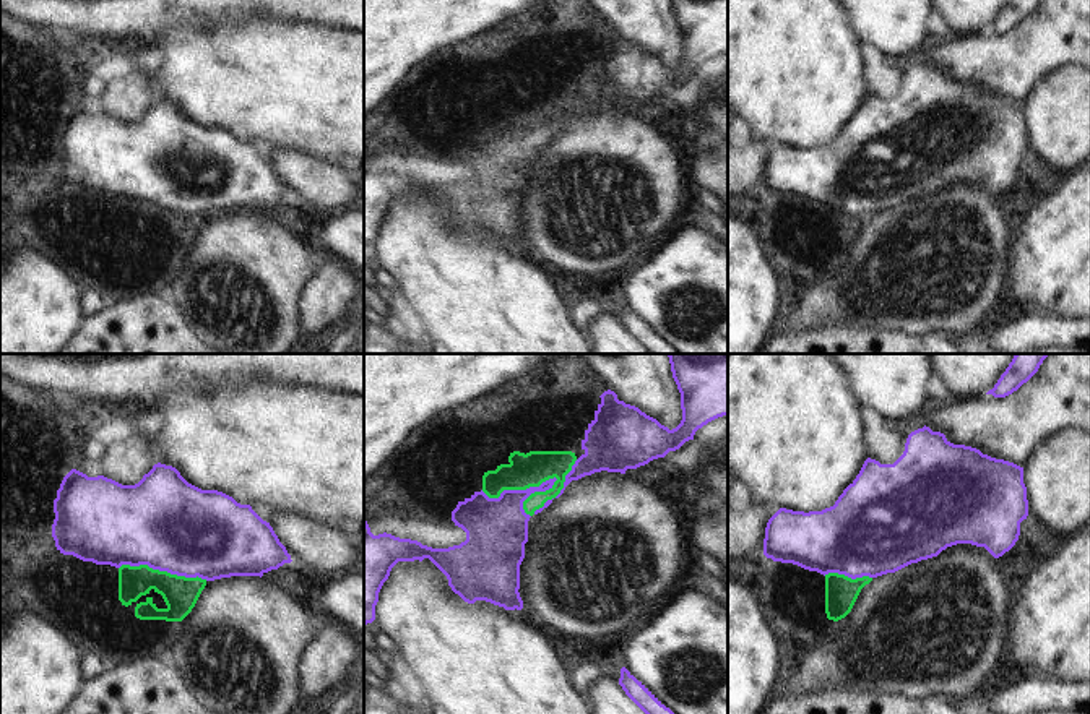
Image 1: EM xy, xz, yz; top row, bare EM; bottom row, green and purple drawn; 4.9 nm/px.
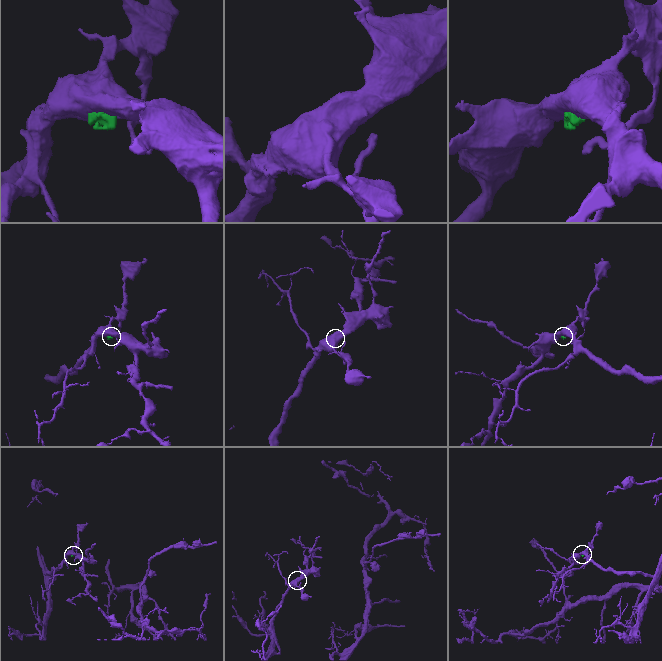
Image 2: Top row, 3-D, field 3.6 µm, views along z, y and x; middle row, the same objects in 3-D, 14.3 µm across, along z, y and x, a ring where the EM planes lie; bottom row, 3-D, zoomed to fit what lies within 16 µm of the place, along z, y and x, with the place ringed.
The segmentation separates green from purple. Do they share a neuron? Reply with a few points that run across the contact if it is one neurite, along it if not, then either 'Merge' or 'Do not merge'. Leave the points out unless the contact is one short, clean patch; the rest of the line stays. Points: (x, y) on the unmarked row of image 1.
Merge.

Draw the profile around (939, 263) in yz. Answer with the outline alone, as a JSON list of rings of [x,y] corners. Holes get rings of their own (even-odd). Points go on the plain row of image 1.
[[[1027,156],[1015,182],[999,195],[984,183],[957,180],[937,193],[872,214],[861,226],[851,248],[837,258],[841,269],[798,294],[789,313],[789,328],[895,329],[915,336],[939,333],[950,339],[978,331],[1004,292],[1010,265],[1010,234],[1054,193],[1048,167]]]

